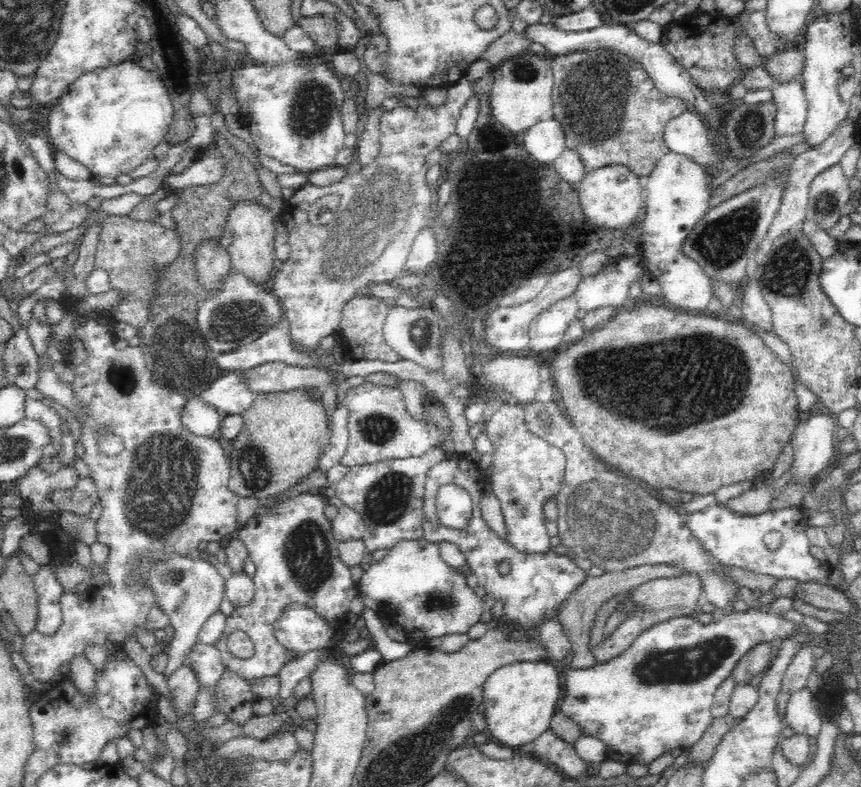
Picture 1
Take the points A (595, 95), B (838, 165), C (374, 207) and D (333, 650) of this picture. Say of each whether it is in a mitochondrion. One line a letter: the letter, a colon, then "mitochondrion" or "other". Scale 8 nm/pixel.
A: mitochondrion
B: other
C: mitochondrion
D: other

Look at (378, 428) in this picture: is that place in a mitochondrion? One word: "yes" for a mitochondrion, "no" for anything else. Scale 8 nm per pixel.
yes

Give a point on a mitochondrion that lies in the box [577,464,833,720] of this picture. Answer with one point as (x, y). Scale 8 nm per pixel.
(694, 664)

